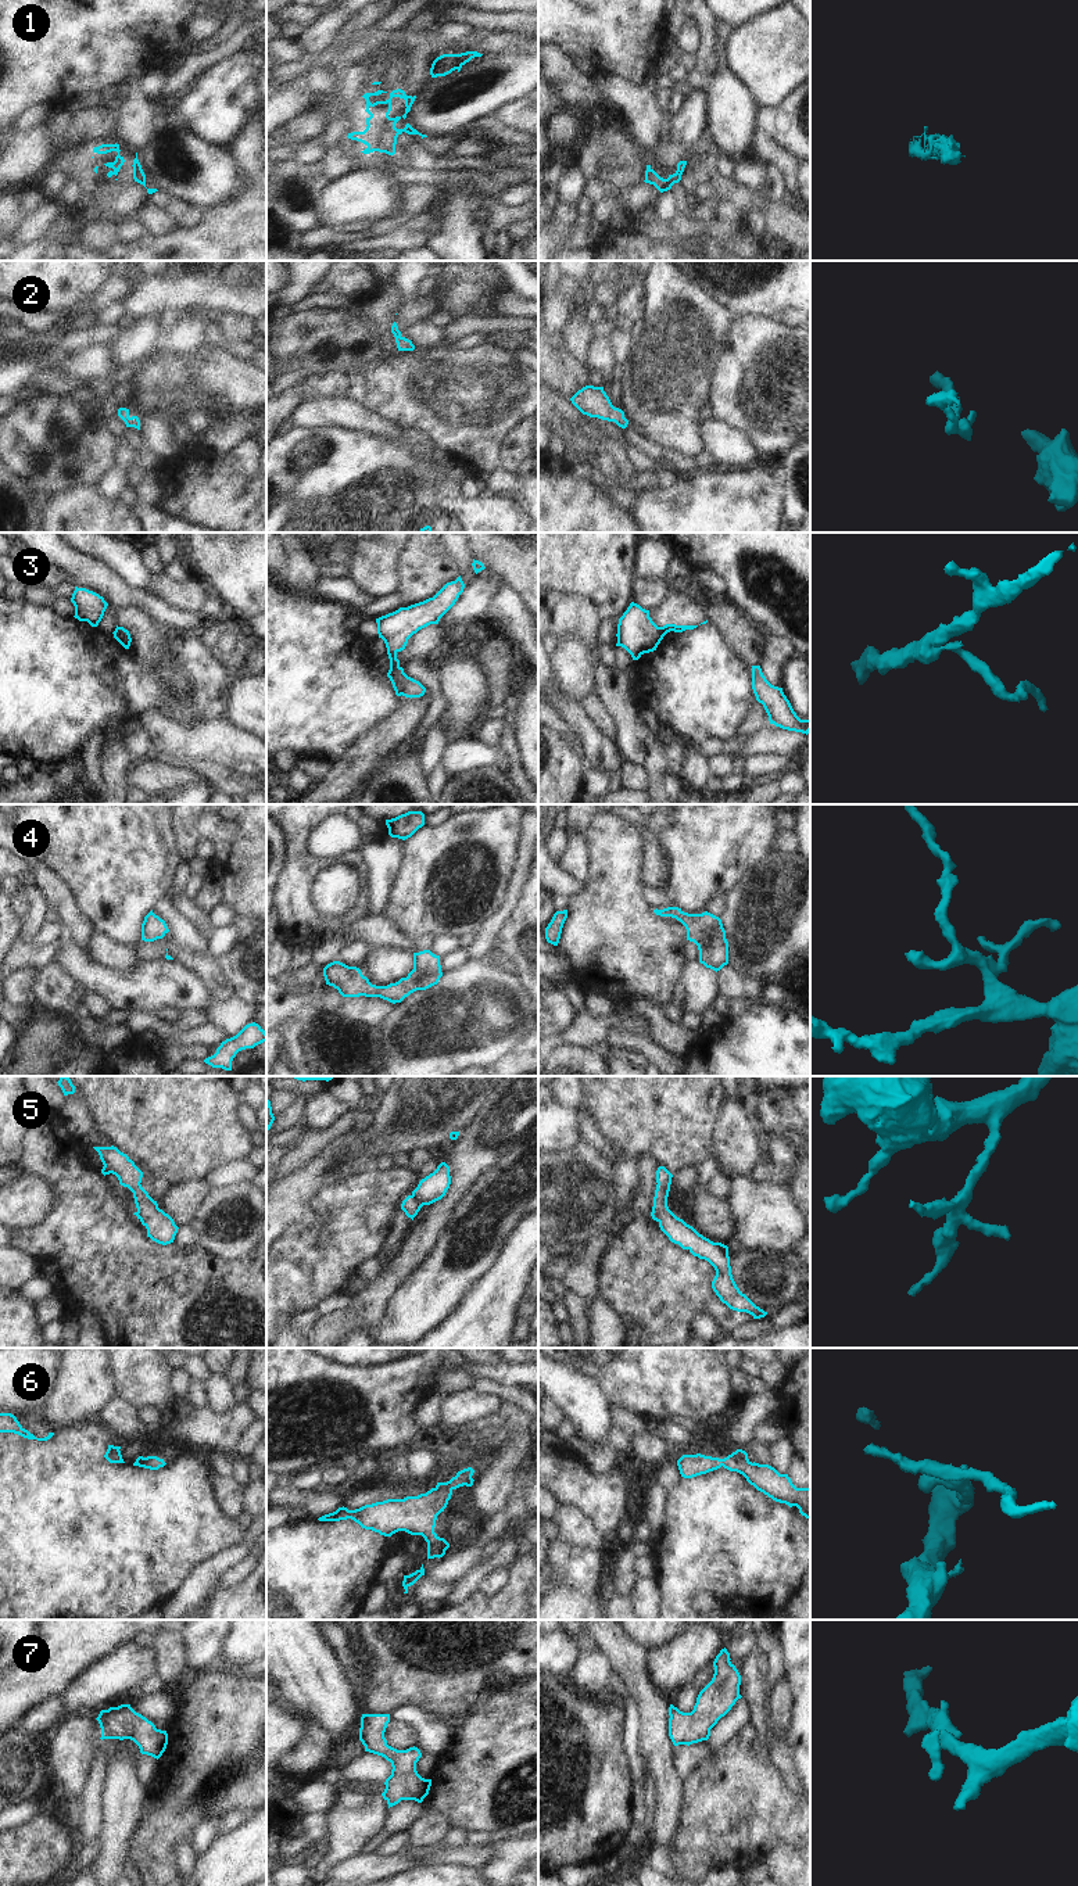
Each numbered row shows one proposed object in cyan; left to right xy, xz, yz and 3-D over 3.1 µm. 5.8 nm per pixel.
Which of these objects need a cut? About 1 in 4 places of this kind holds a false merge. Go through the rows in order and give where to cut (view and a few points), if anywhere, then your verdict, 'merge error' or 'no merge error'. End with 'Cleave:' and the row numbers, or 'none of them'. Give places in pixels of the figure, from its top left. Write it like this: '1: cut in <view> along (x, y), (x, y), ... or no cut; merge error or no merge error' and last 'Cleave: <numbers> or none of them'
1: cut in xy along (140, 168), (135, 180); merge error
2: no cut; no merge error
3: cut in yz along (658, 627), (663, 635); merge error
4: no cut; no merge error
5: cut in yz along (668, 1208), (658, 1221); merge error
6: no cut; no merge error
7: no cut; no merge error
Cleave: 1, 3, 5

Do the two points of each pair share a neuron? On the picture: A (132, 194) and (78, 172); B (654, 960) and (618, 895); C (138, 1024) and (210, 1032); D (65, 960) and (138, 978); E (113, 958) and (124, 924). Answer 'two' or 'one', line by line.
A: one
B: one
C: one
D: one
E: two

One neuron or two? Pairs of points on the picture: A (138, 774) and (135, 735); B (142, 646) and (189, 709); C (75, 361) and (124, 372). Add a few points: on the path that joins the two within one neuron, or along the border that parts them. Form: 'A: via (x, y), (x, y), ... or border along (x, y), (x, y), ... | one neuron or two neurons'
A: border along (149, 756), (133, 763) | two neurons
B: via (157, 662), (174, 678), (179, 694) | one neuron
C: border along (120, 368), (111, 377) | two neurons

